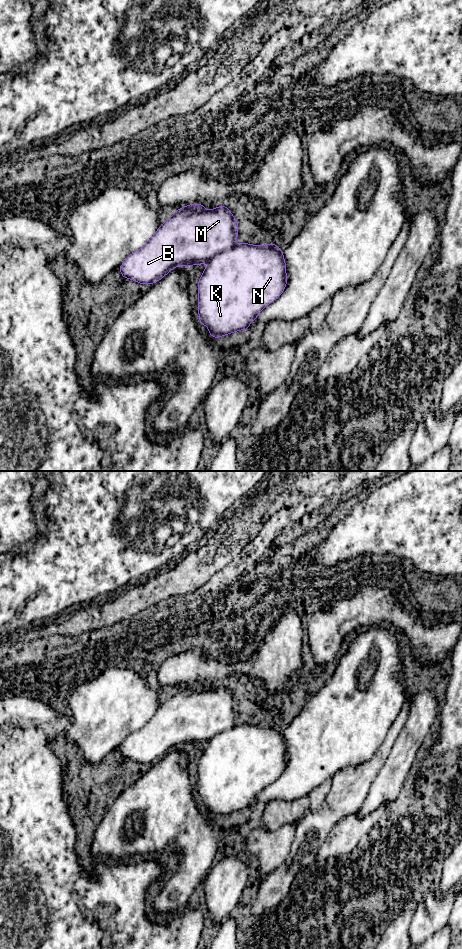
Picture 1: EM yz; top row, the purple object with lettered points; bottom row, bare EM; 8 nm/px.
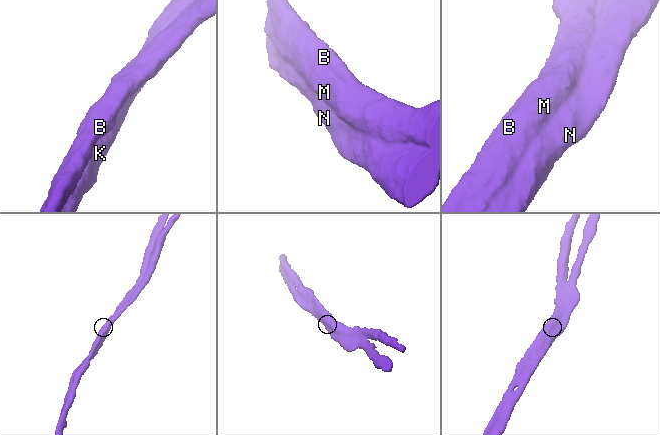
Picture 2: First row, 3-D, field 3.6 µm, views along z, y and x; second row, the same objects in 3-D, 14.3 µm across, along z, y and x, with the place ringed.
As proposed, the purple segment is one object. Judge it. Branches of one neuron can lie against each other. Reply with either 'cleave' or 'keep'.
cleave

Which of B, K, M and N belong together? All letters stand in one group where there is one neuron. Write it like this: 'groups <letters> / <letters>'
groups B M / K N

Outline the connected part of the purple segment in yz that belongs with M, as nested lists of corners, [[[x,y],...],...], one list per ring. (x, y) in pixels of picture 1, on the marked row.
[[[204,204],[179,208],[140,249],[119,267],[122,277],[140,284],[153,284],[173,268],[209,262],[235,245],[238,222],[221,205],[204,209]]]

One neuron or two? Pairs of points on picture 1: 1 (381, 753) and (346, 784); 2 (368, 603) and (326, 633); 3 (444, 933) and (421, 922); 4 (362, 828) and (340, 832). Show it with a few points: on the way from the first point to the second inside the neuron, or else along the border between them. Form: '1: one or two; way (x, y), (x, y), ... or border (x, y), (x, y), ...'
1: one; way (375, 762), (355, 782)
2: one; way (358, 608), (346, 613), (336, 623)
3: two; border (446, 924), (427, 938)
4: one; way (357, 828), (352, 828), (345, 832)

